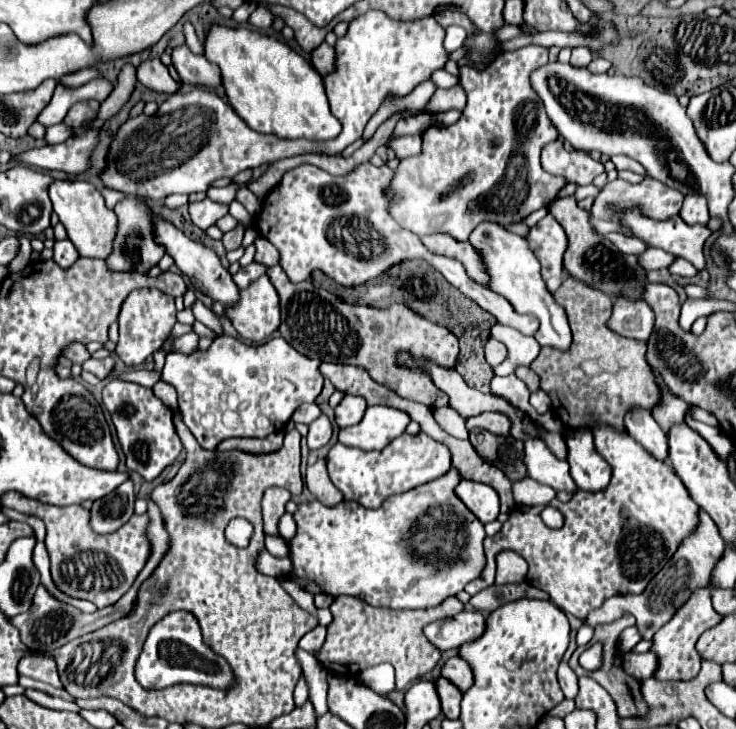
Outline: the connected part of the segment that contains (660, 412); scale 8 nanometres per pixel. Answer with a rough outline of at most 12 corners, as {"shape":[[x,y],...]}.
{"shape":[[663,391],[663,403],[653,417],[669,433],[681,425],[687,403]]}

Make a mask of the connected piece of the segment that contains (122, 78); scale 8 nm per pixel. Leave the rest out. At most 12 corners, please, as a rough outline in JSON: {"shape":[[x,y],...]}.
{"shape":[[126,64],[116,87],[100,104],[99,121],[108,120],[130,98],[136,69]]}

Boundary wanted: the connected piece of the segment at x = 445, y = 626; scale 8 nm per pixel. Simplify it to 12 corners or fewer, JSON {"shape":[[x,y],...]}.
{"shape":[[461,611],[425,627],[427,639],[441,651],[479,639],[485,617]]}

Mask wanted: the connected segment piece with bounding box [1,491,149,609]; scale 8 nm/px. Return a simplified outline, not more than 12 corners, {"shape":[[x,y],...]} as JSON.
{"shape":[[7,491],[5,507],[39,515],[59,591],[115,603],[149,557],[147,515],[111,535],[81,505]]}

